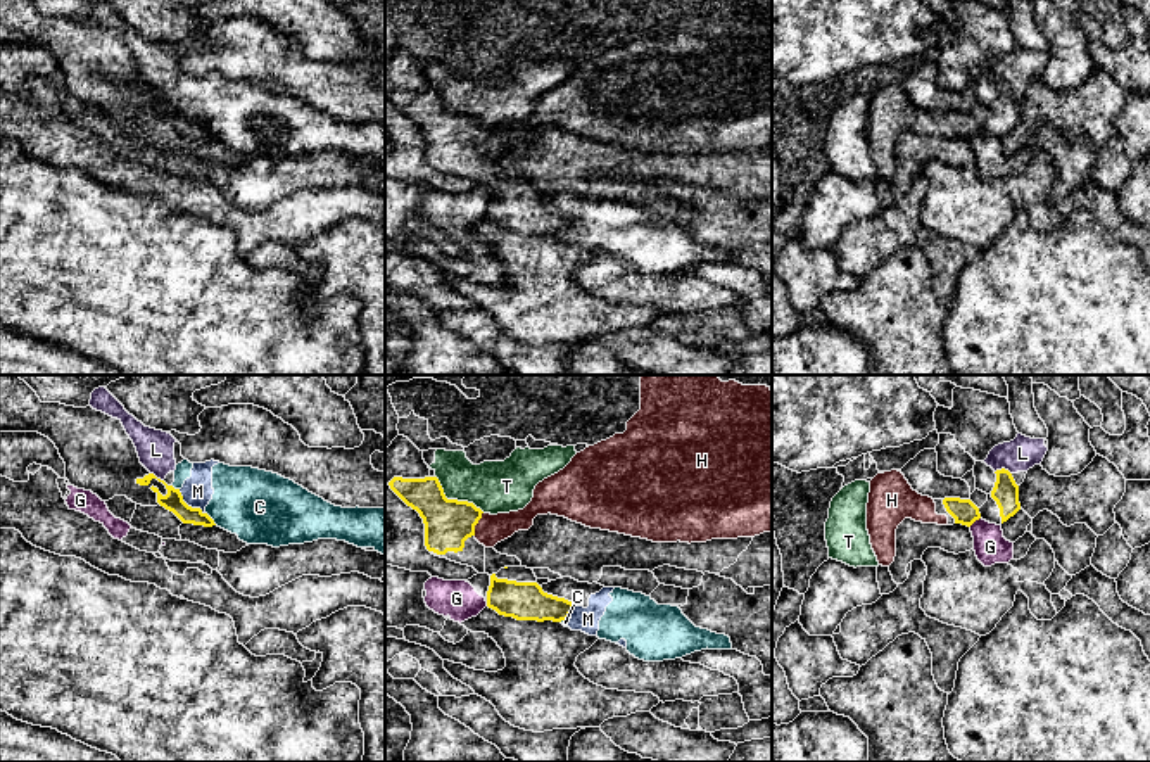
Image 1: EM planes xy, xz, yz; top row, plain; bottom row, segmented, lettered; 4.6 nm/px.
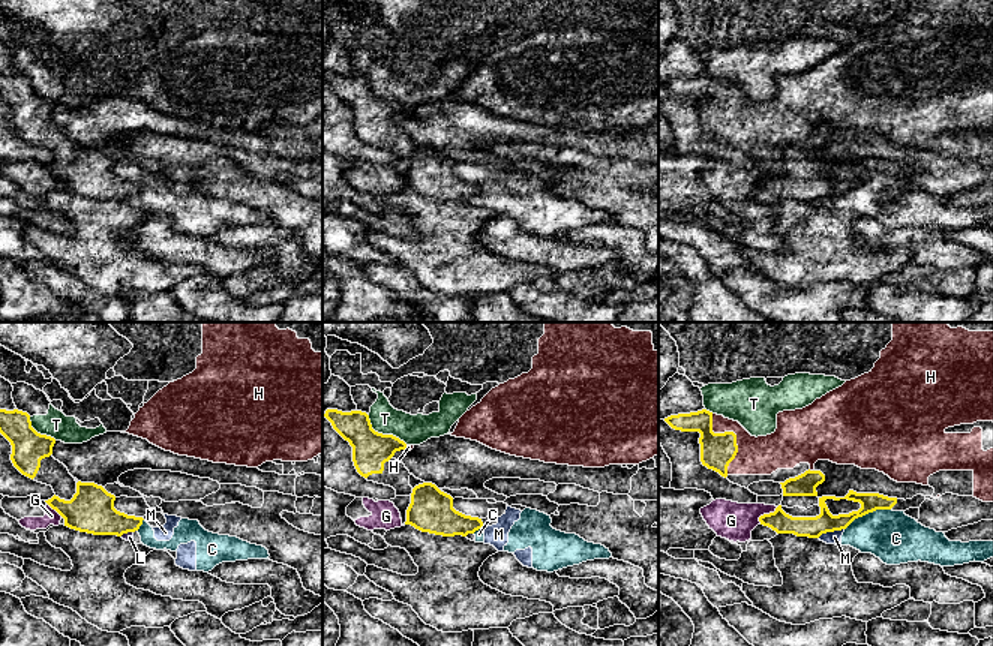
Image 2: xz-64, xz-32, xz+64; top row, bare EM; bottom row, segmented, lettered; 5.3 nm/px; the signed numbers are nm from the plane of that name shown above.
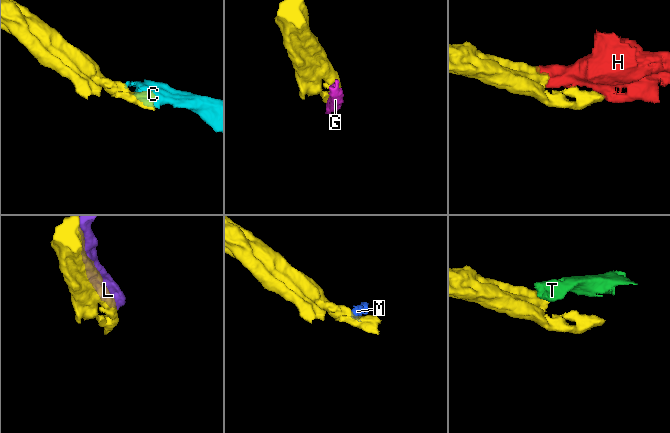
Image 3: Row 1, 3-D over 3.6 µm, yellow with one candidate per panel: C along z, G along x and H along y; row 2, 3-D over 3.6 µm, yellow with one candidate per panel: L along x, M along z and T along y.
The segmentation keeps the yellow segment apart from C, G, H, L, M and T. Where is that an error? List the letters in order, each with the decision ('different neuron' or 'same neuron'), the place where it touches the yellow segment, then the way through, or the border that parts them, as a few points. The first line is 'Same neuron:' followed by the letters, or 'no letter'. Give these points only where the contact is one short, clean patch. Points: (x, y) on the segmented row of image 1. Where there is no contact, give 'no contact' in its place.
Same neuron: H
C: different neuron | xy (211, 519) | along xy (206, 512), (216, 524)
G: different neuron | yz (974, 520) | along yz (979, 517), (969, 526)
H: same neuron | xz (477, 522)
L: different neuron | yz (1004, 469)
M: different neuron | xy (187, 505) | along xy (178, 489), (189, 505), (197, 507), (204, 514)
T: different neuron | xz (454, 500) | along xz (435, 476), (448, 498), (472, 501), (484, 512)

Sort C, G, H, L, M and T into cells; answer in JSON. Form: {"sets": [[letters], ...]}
{"sets": [["C", "L", "M"], ["G"], ["H"], ["T"]]}

